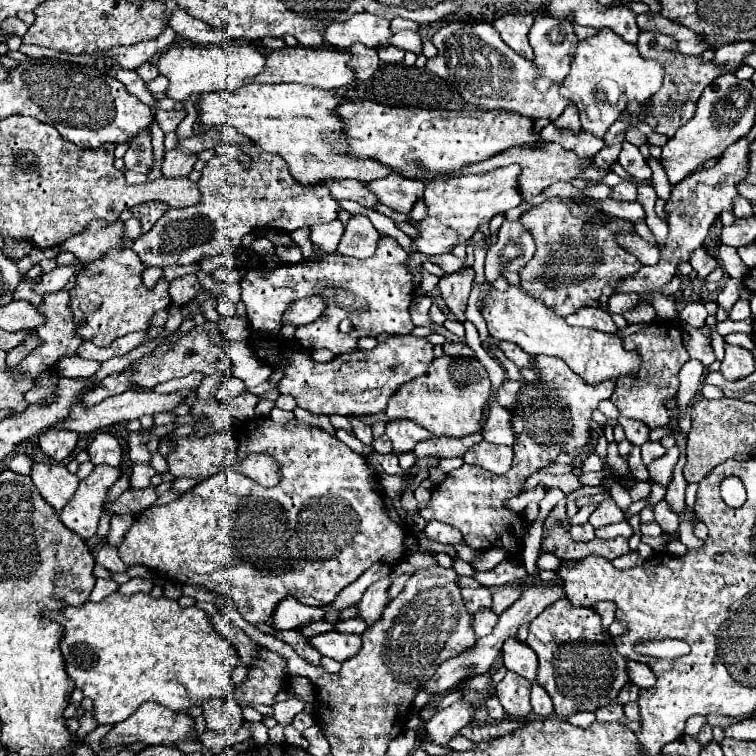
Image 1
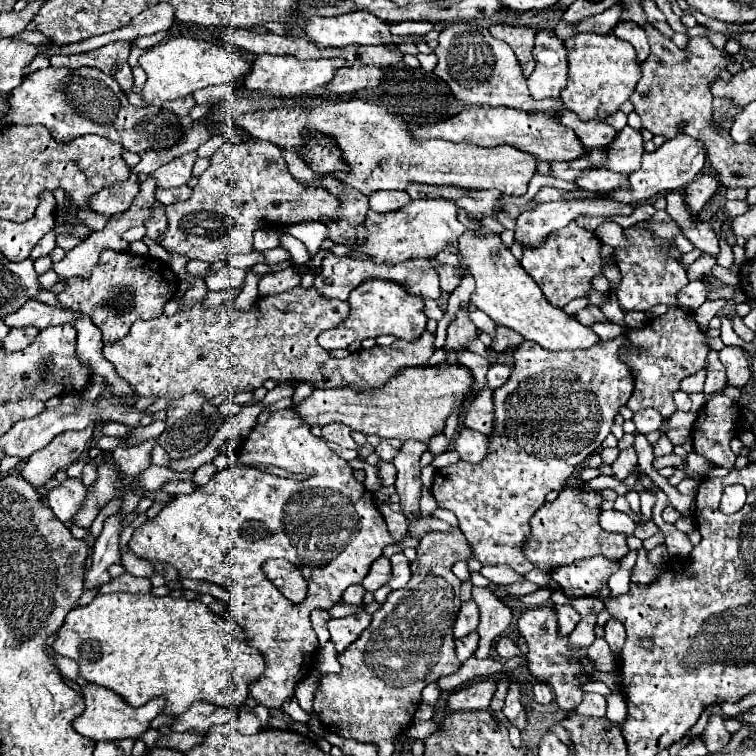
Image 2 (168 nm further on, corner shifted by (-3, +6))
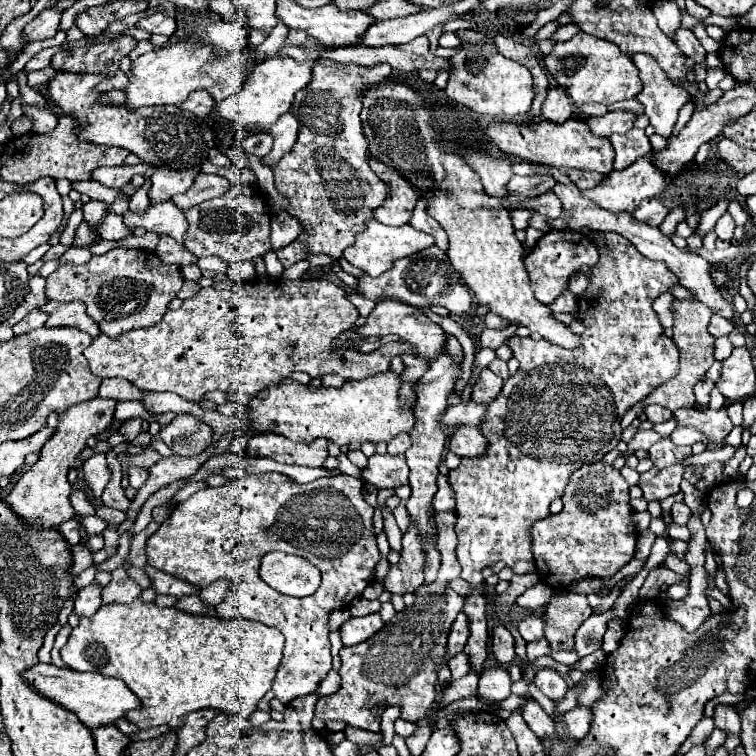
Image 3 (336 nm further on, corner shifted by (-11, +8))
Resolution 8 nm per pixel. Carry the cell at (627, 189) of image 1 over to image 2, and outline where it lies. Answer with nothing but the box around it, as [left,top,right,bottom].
[577,167,627,191]

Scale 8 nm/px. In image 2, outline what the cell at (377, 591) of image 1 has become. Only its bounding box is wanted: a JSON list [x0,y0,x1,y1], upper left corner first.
[387,553,411,589]

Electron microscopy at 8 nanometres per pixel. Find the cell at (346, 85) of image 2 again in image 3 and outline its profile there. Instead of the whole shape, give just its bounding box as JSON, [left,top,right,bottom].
[273,59,391,267]

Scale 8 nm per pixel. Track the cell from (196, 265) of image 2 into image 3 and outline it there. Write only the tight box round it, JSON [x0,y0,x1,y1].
[155,235,197,267]

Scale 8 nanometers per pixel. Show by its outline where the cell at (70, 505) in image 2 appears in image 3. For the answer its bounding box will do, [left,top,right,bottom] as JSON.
[79,515,107,535]

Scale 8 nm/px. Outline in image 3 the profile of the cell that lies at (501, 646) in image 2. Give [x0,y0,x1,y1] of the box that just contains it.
[491,625,515,663]

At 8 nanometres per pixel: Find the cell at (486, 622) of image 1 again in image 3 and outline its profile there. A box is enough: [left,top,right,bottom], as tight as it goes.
[449,653,469,679]

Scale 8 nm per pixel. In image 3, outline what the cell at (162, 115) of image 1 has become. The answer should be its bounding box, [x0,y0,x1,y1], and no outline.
[181,89,215,117]

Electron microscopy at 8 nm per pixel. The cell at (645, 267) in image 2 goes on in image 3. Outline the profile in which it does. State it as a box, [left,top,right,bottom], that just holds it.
[449,233,679,675]

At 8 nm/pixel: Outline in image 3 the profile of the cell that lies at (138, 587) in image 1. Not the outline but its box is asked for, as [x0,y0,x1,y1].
[101,567,141,605]

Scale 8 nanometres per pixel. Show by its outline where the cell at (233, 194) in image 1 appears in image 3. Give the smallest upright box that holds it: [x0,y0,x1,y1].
[183,187,271,263]

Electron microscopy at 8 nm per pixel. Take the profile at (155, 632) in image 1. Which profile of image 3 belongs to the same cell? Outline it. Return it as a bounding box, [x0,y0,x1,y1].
[61,599,285,730]

